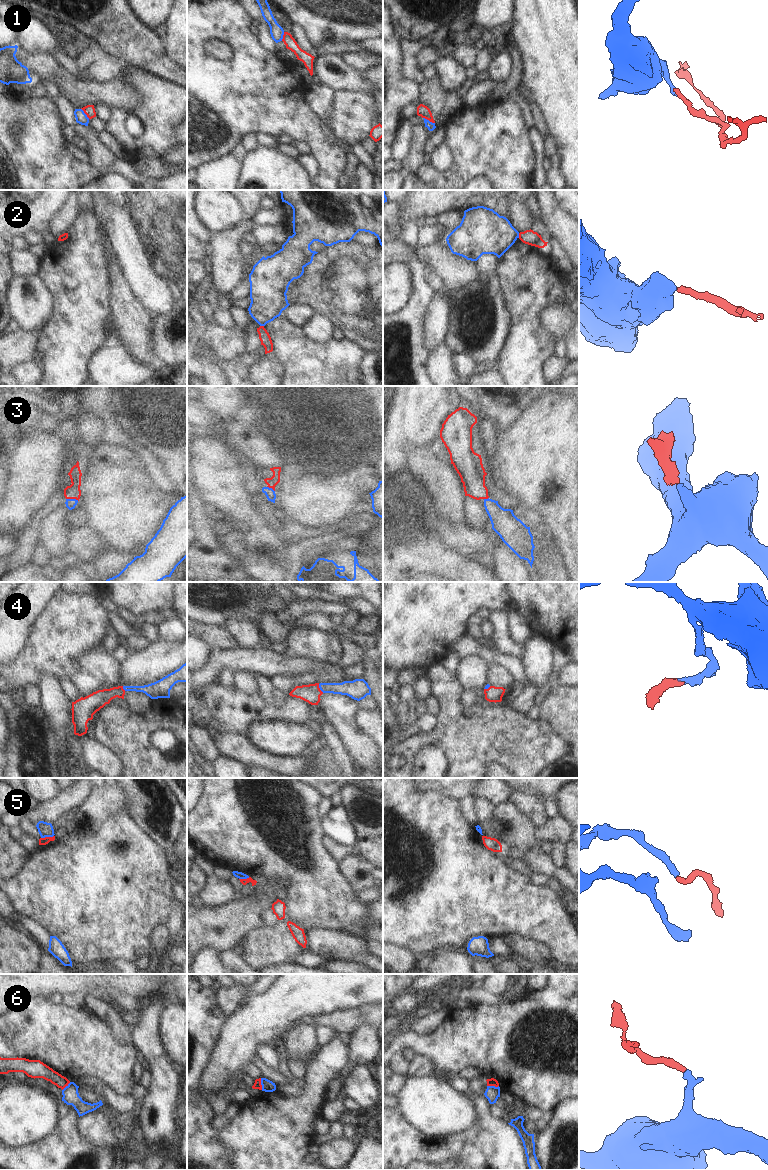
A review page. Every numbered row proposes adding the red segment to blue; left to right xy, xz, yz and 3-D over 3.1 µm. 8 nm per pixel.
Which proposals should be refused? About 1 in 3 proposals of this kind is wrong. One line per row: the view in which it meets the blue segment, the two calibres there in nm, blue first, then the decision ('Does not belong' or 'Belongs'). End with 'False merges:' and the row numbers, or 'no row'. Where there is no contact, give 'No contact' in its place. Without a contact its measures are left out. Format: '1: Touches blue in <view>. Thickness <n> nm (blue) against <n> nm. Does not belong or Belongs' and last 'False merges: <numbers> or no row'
1: Touches blue in yz. Thickness 70 nm (blue) against 90 nm. Does not belong
2: Touches blue in yz. Thickness 340 nm (blue) against 120 nm. Does not belong
3: Touches blue in xy. Thickness 80 nm (blue) against 120 nm. Belongs
4: Touches blue in xz. Thickness 130 nm (blue) against 150 nm. Belongs
5: Touches blue in xy. Thickness 120 nm (blue) against 60 nm. Does not belong
6: Touches blue in xz. Thickness 100 nm (blue) against 60 nm. Does not belong
False merges: 1, 2, 5, 6.

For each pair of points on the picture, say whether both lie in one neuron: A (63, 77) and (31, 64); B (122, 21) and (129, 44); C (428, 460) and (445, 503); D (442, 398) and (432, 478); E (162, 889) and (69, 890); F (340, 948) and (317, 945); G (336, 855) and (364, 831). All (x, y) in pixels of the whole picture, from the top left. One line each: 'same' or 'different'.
A: same
B: same
C: same
D: different
E: same
F: same
G: different

